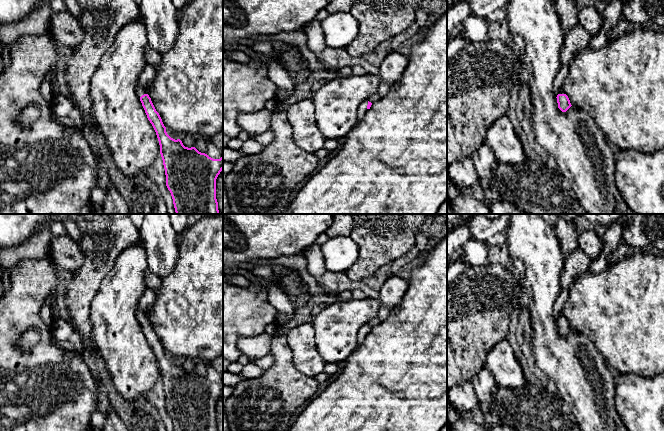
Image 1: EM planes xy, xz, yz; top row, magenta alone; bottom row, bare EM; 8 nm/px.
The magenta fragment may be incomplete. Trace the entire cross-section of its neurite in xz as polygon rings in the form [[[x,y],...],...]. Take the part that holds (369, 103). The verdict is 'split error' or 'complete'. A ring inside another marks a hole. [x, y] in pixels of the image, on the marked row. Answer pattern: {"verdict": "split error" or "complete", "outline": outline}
{"verdict": "split error", "outline": [[[365,100],[362,104],[360,104],[358,108],[358,118],[359,120],[362,119],[367,111],[370,109],[372,103],[369,102],[368,100]]]}

